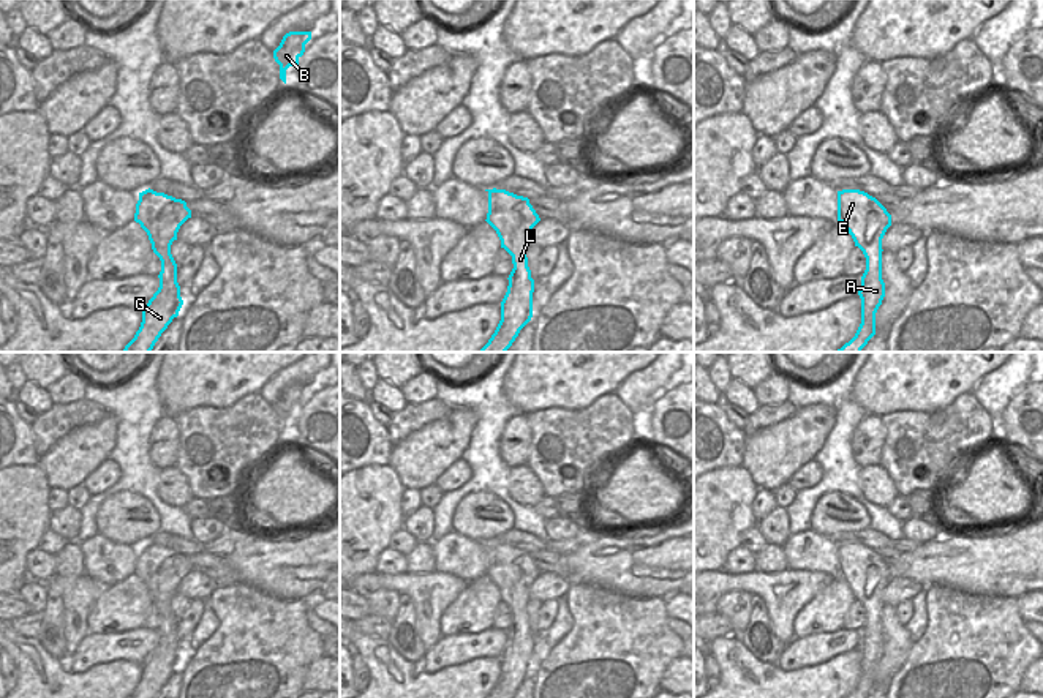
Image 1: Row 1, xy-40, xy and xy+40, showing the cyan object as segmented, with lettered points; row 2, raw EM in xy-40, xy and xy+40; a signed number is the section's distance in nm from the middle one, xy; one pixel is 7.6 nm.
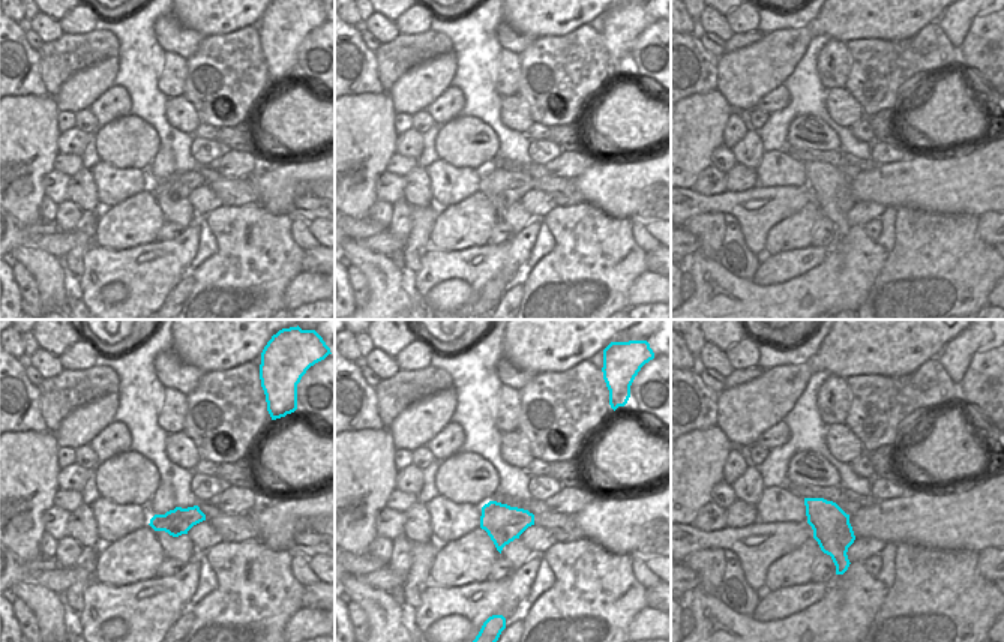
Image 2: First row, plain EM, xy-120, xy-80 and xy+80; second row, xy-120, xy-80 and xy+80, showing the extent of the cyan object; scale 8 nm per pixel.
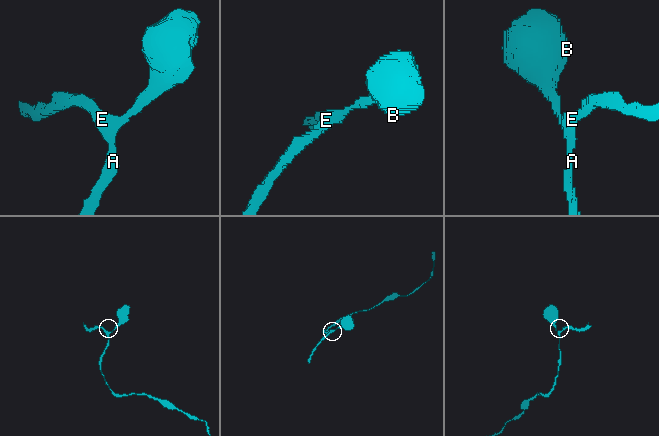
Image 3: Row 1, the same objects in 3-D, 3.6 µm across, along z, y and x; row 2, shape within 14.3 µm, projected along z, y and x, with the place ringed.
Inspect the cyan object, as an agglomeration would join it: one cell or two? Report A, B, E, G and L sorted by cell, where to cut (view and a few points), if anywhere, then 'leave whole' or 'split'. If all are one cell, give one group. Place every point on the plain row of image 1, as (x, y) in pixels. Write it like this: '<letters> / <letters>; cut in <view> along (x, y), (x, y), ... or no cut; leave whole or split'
A B E G L; no cut; leave whole

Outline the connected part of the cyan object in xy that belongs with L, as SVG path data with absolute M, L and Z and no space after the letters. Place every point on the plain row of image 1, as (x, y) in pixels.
M506 543L488 546L487 576L496 584L501 602L512 610L507 646L501 655L501 674L487 698L512 698L533 671L534 633L526 602L533 581L540 575L528 551Z

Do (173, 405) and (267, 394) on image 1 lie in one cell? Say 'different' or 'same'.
different

